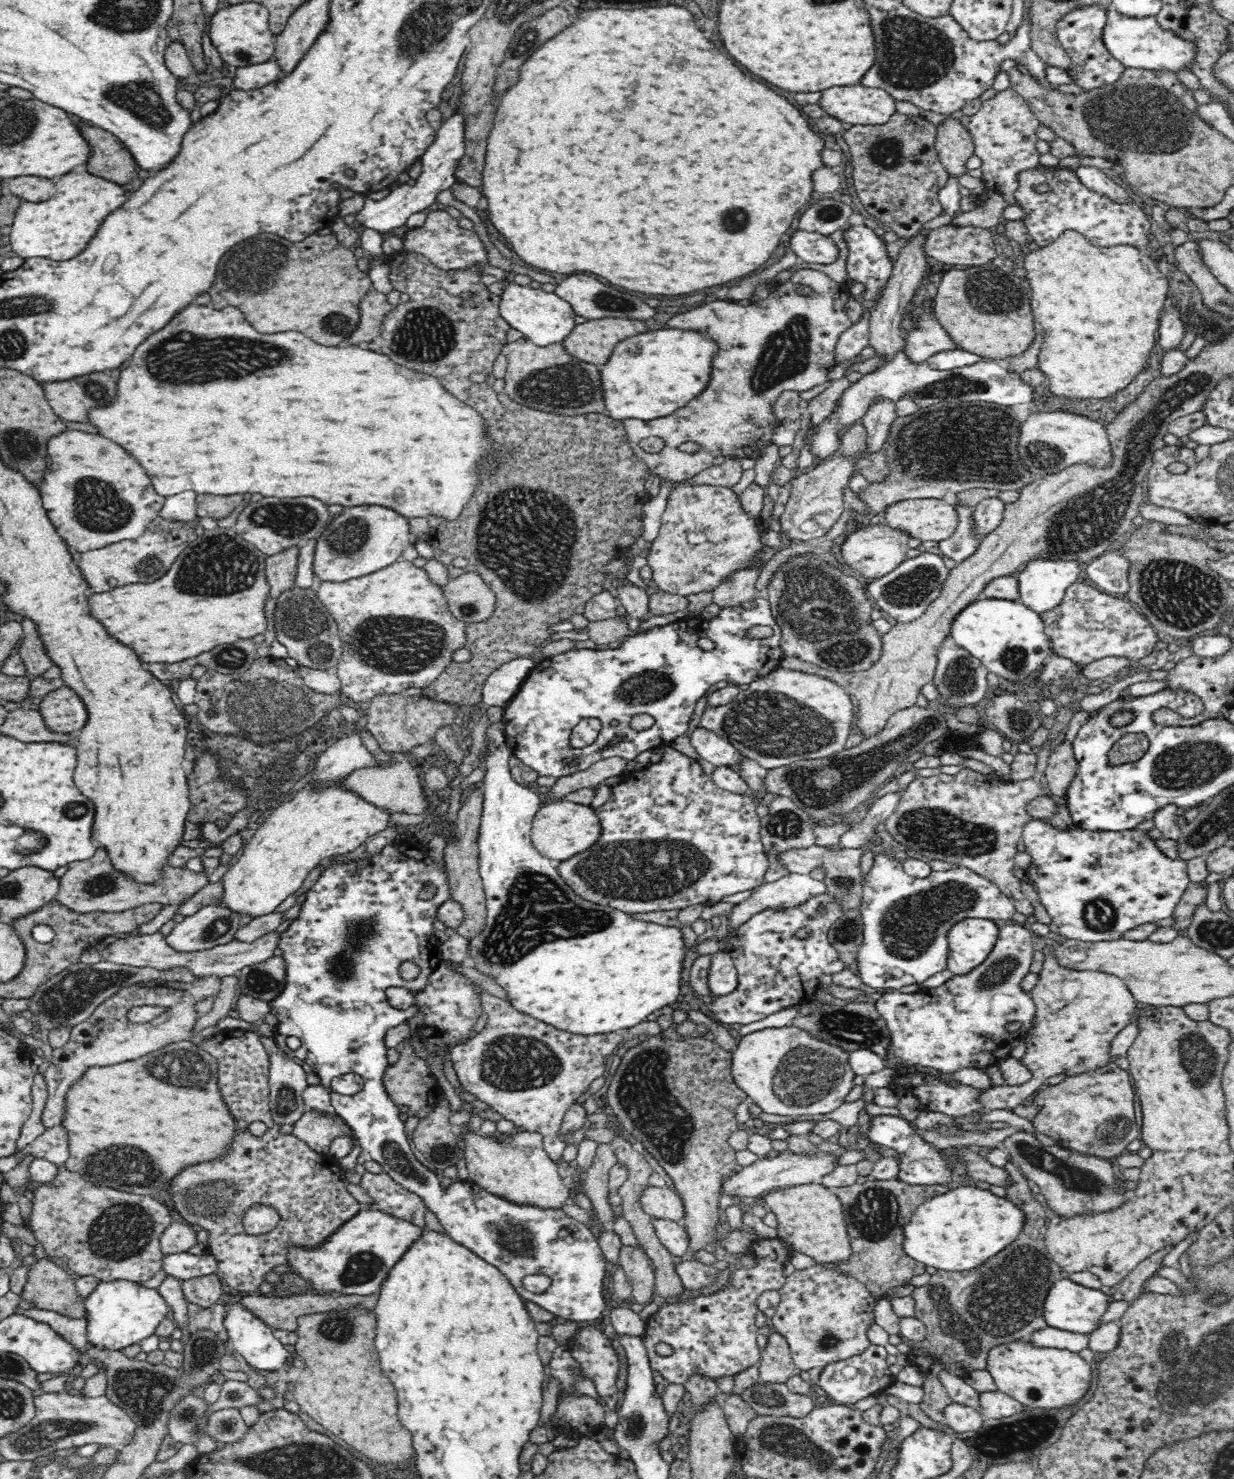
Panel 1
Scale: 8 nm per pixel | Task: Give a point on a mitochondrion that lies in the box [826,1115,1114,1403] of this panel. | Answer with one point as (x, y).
(1000, 1303)

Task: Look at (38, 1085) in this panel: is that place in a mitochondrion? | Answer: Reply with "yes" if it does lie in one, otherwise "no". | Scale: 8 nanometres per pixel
no

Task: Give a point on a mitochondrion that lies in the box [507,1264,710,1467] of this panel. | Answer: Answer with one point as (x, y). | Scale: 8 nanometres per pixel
(635, 1427)

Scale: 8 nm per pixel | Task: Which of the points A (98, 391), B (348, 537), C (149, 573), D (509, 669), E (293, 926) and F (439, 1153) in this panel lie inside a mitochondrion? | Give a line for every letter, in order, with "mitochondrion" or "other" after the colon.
A: mitochondrion
B: mitochondrion
C: mitochondrion
D: other
E: other
F: mitochondrion

